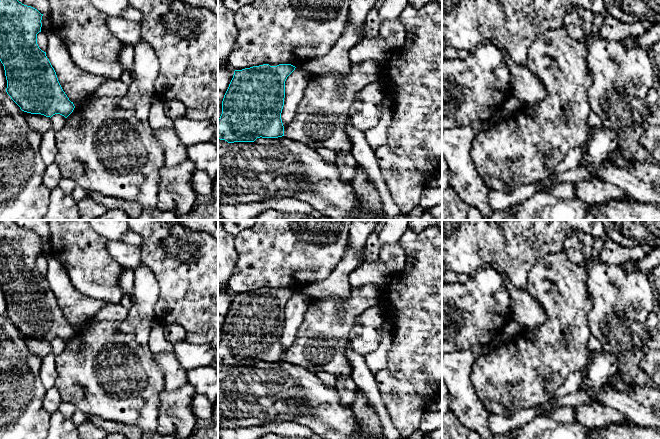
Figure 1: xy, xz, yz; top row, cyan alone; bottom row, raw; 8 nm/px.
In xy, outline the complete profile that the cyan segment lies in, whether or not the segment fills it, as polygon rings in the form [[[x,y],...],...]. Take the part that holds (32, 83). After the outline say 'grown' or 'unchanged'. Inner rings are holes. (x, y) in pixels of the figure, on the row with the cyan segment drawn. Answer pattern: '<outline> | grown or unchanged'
[[[0,0],[0,61],[4,66],[7,80],[6,92],[24,112],[50,118],[60,114],[67,118],[75,106],[63,91],[46,52],[42,51],[37,44],[37,34],[41,32],[42,27],[42,16],[43,14],[37,9],[24,5],[18,0]]] | unchanged

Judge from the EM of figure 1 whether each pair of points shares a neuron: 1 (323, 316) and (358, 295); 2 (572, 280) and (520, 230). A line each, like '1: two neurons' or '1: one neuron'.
1: one neuron
2: two neurons

